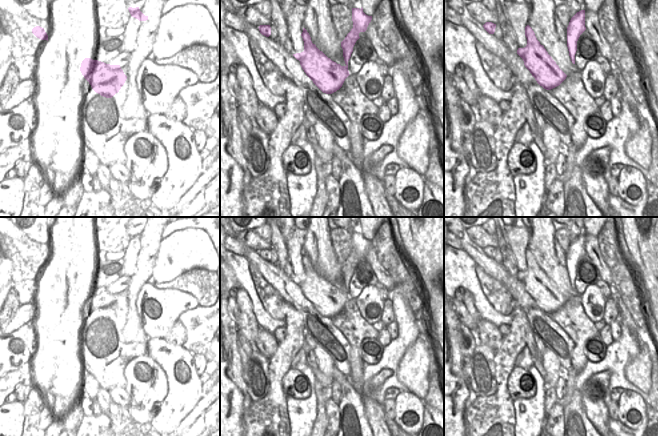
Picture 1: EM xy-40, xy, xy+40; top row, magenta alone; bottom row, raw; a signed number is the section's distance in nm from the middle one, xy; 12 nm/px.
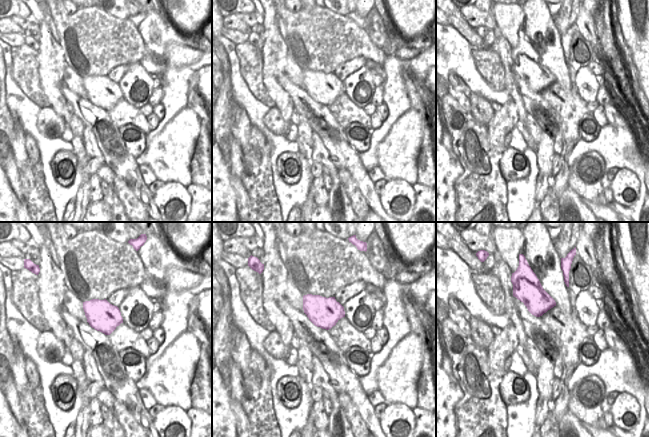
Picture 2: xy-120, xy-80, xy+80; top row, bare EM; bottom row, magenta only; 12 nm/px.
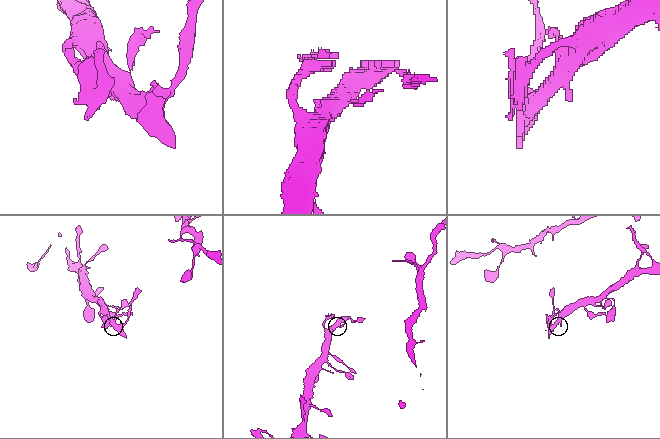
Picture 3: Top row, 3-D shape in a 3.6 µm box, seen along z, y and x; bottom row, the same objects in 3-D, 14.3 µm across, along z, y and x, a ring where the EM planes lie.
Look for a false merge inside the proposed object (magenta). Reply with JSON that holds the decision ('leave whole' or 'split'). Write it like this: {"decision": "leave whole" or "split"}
{"decision": "leave whole"}

